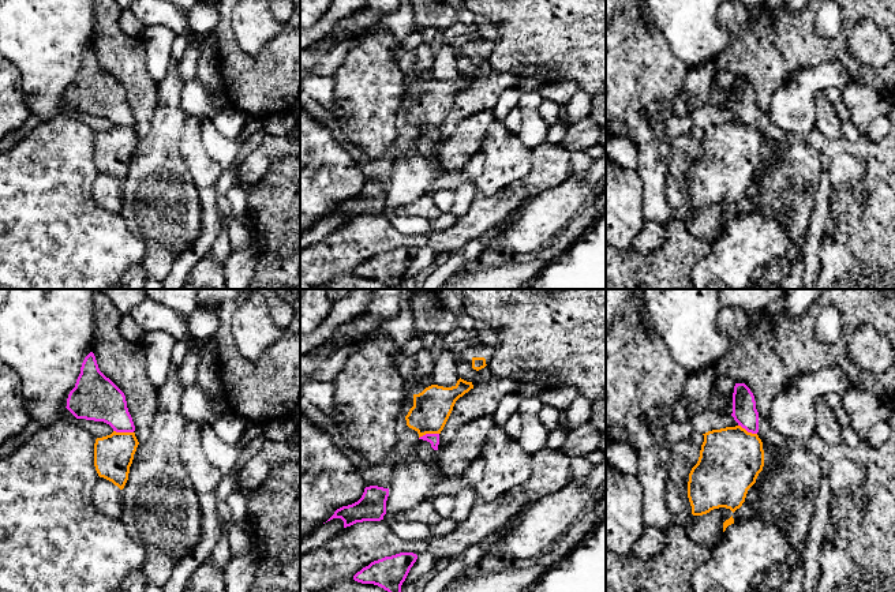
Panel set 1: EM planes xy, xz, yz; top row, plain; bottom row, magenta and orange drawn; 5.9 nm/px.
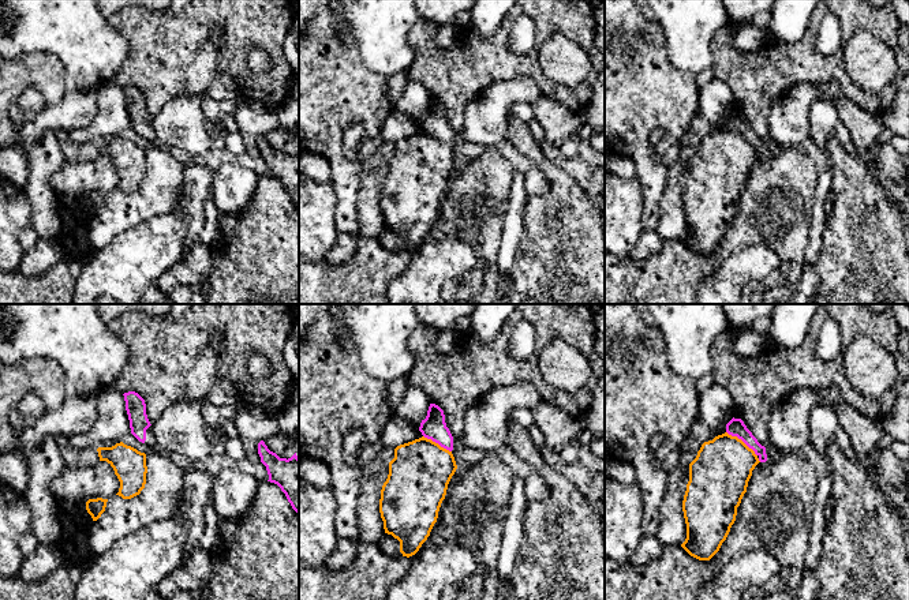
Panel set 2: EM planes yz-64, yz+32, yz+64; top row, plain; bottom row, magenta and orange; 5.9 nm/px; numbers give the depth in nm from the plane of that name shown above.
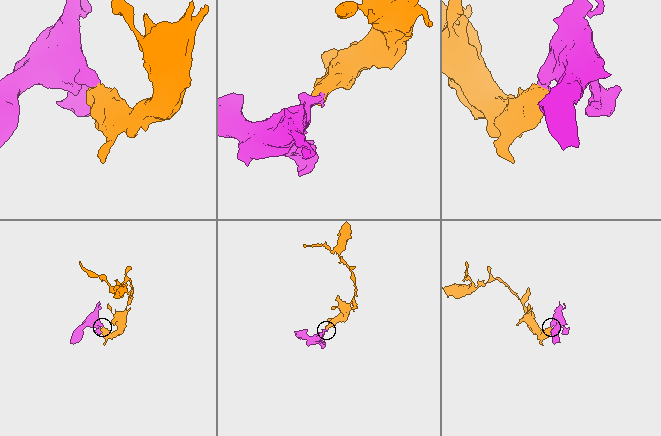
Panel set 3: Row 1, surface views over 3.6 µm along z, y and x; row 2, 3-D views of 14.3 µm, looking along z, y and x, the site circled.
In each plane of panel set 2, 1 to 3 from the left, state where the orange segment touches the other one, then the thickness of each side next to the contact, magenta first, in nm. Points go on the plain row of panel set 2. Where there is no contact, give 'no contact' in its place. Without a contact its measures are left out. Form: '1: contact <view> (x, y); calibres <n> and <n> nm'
1: no contact
2: contact yz+32 (437, 137); calibres 150 and 360 nm
3: contact yz+64 (743, 135); calibres 110 and 340 nm

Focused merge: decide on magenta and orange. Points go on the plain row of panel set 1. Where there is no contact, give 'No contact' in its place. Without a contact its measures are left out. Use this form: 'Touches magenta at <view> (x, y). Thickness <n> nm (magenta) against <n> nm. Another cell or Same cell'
Touches magenta at xy (123, 126). Thickness 260 nm (magenta) against 240 nm. Another cell

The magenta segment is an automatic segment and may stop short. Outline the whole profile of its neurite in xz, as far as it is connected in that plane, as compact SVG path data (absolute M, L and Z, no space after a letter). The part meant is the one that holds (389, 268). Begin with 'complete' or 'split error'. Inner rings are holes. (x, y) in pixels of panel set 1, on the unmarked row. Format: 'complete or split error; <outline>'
complete; M400 247L392 251L371 256L353 270L362 278L374 278L390 289L401 289L401 280L405 276L417 250L413 247Z

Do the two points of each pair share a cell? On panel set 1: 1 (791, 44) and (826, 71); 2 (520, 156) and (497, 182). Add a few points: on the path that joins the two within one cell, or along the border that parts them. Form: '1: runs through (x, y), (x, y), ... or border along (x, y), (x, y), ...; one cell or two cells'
1: border along (847, 71), (835, 60), (824, 60), (789, 79); two cells
2: runs through (513, 163), (502, 175); one cell

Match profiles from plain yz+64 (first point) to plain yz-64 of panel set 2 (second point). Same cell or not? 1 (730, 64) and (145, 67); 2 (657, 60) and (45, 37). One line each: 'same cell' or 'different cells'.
1: same cell
2: different cells

